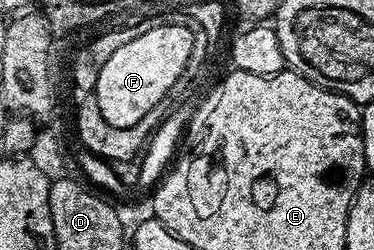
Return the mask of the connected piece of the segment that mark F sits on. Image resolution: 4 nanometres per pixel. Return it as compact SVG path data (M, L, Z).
M170 22L119 46L119 50L103 62L103 70L99 70L95 95L103 118L107 118L111 126L135 126L135 122L139 122L139 118L143 118L143 114L147 114L183 74L193 46L191 30Z

